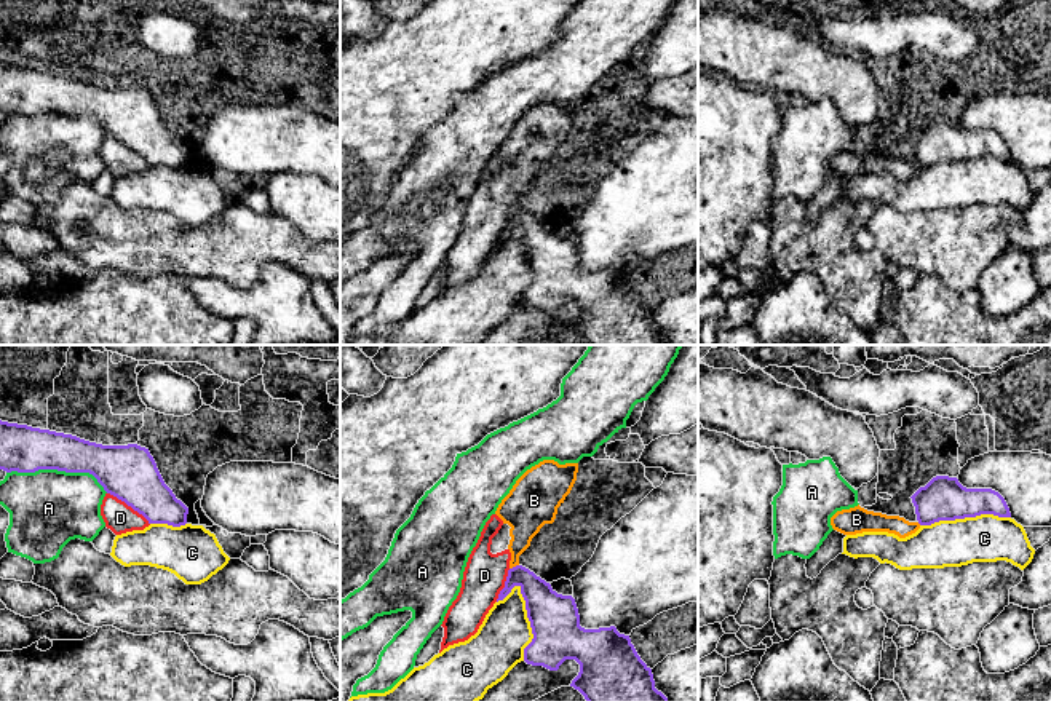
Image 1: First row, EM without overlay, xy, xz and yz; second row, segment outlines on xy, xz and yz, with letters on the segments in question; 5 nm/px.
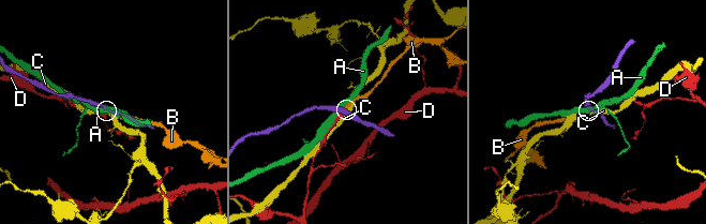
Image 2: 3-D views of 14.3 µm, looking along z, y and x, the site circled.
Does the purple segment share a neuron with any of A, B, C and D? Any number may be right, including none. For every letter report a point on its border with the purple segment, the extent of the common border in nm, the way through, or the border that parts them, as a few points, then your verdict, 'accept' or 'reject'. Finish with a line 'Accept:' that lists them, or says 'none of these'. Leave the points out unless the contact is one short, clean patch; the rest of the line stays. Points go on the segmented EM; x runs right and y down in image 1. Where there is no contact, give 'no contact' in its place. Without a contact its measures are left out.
A: xy (58, 470) | 500 nm | reject
B: xz (513, 567) | 50 nm | along xz (518, 564), (510, 569) | reject
C: xz (529, 620) | 380 nm | reject
D: xy (130, 505) | 280 nm | reject
Accept: none of these

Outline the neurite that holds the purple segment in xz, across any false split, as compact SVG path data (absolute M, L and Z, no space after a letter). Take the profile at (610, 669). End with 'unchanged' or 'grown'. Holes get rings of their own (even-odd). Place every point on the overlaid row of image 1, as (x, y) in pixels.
M522 565L508 570L505 588L497 602L503 600L514 586L521 588L533 634L532 642L524 648L527 664L557 671L565 659L575 659L580 664L580 672L570 687L578 690L586 701L668 701L655 688L652 669L641 659L629 636L620 634L615 626L581 628L575 599L557 594L549 583Z; unchanged

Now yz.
M936 476L912 497L920 525L993 514L1011 517L1005 498L992 489L966 489L957 477Z; unchanged

